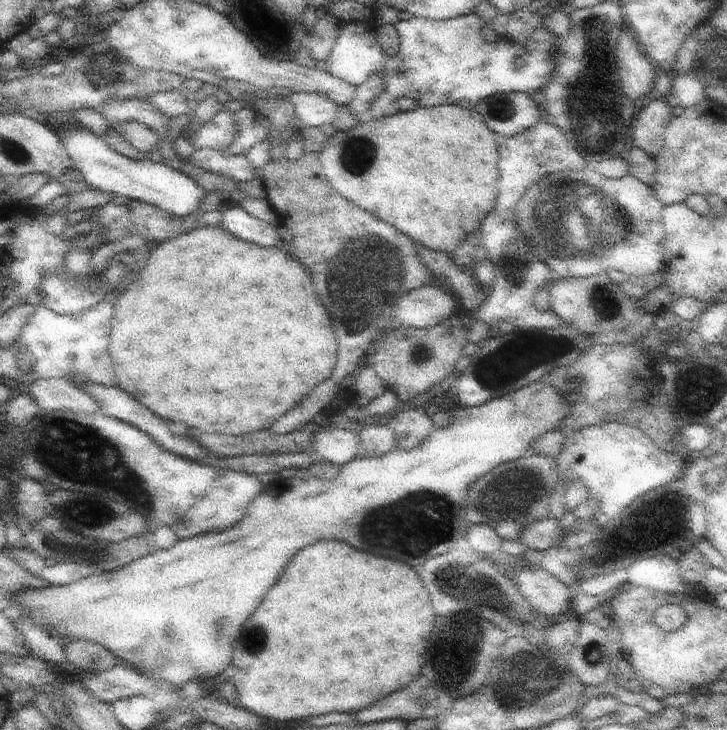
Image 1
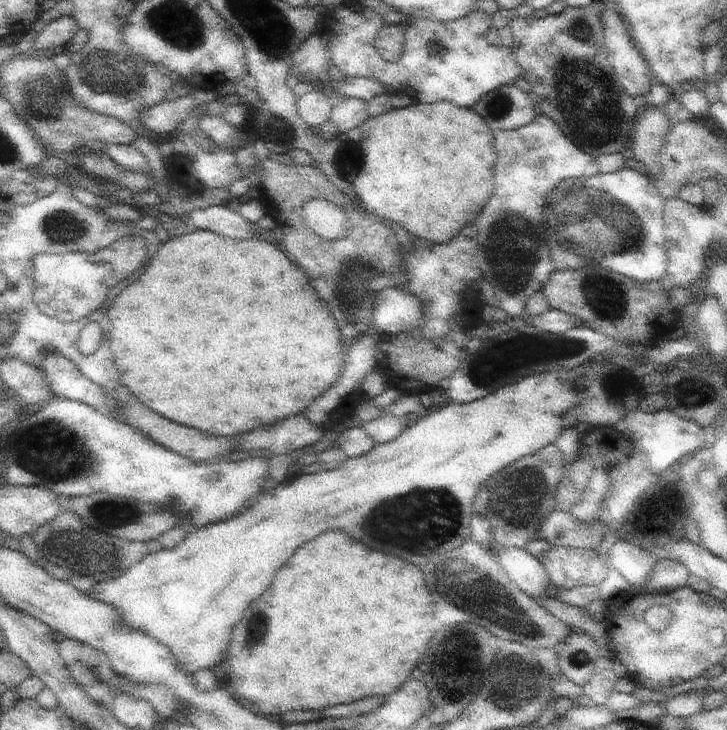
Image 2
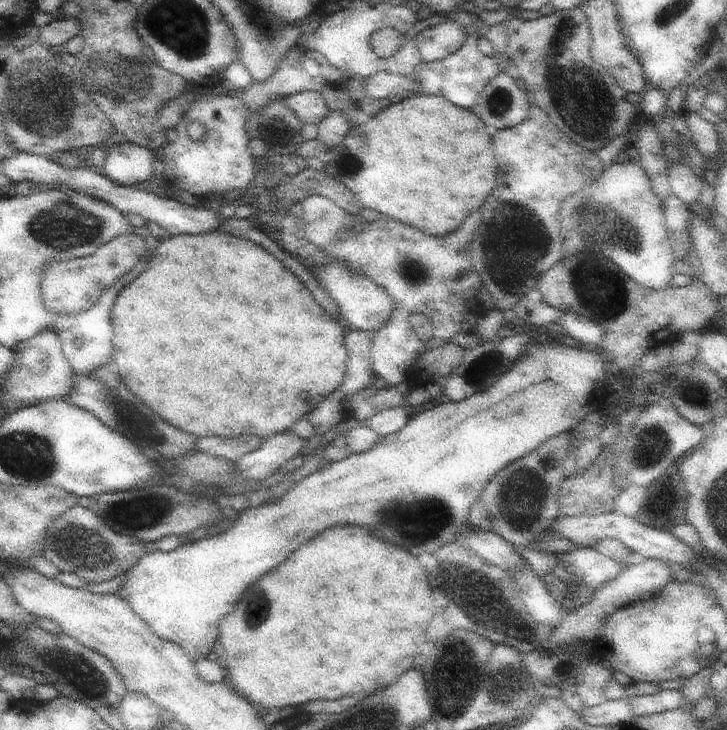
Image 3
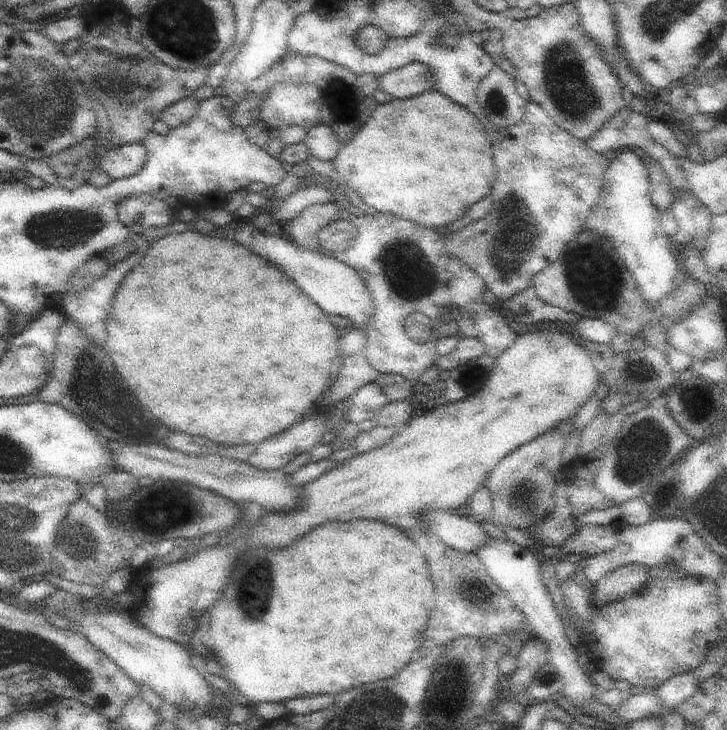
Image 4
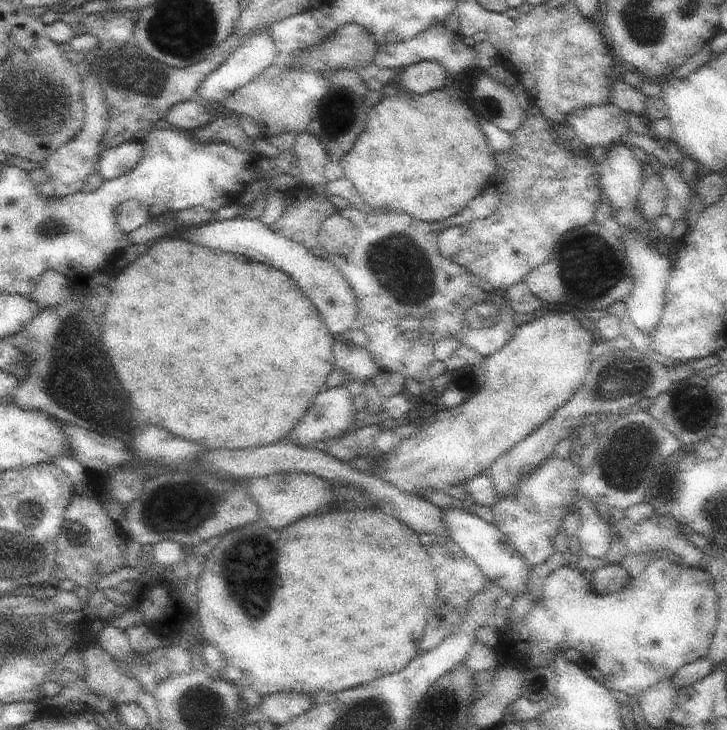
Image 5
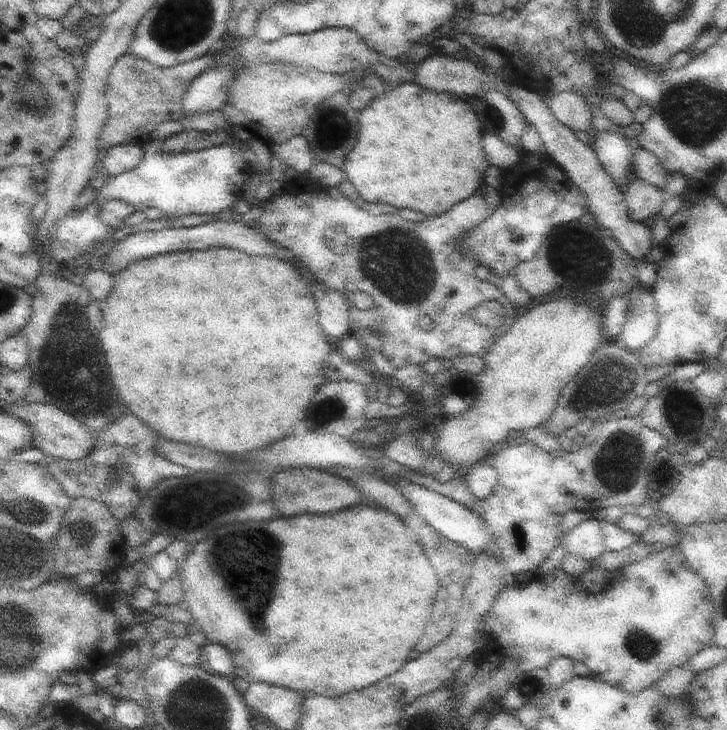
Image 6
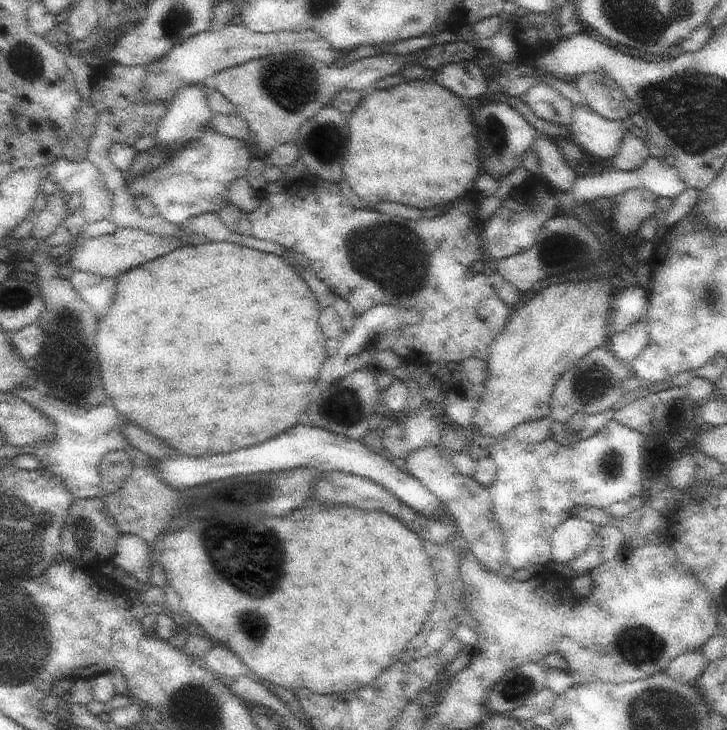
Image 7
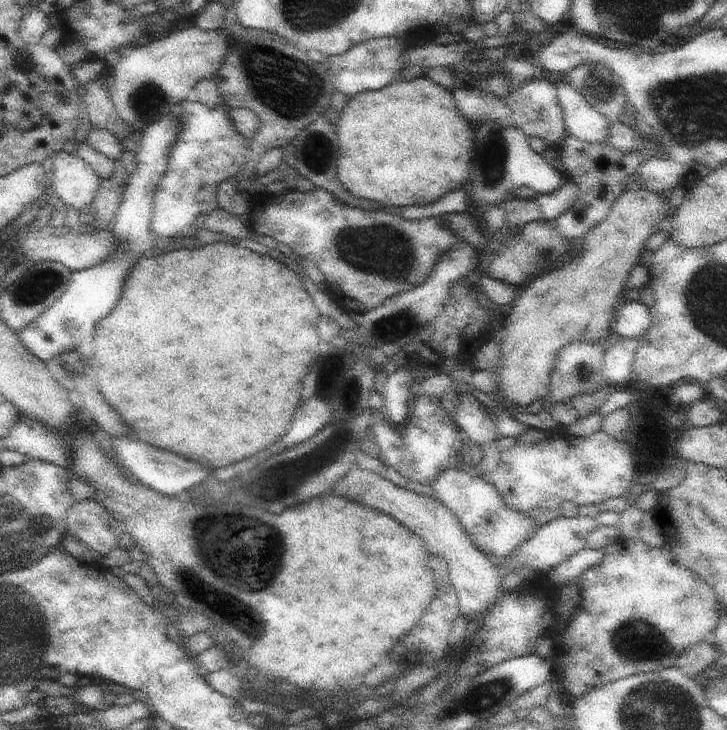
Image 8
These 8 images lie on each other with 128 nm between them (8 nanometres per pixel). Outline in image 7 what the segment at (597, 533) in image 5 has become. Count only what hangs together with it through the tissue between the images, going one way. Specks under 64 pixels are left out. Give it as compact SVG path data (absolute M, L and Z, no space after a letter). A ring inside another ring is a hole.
M570 516L561 522L552 535L553 560L568 564L591 548L590 542L598 525L588 519Z

